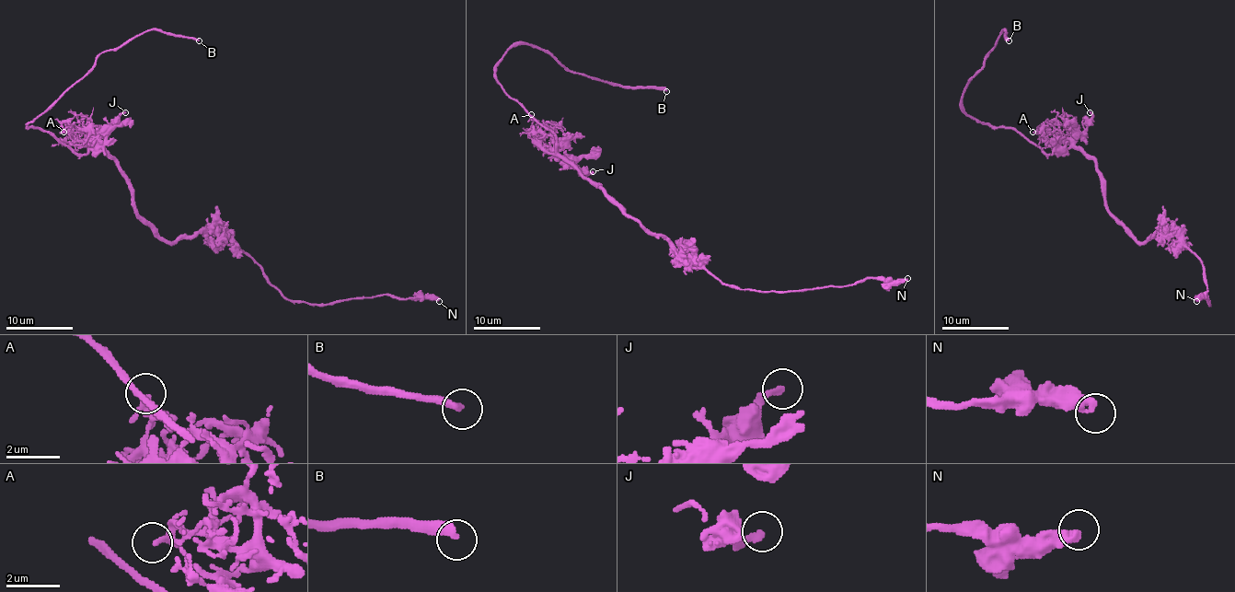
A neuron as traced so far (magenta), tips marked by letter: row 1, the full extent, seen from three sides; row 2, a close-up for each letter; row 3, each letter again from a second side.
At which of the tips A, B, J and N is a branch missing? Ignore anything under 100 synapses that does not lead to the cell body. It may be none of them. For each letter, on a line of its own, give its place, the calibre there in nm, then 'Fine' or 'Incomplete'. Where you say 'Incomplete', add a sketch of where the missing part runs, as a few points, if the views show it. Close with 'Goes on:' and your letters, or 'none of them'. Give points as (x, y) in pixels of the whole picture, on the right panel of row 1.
A: Place: (1033, 132). Thickness 160 nm. Fine
B: Place: (1009, 40). Thickness 360 nm. Incomplete. Course of what is missing: (1009, 40), (1010, 57)
J: Place: (1090, 112). Thickness 240 nm. Fine
N: Place: (1196, 301). Thickness 400 nm. Fine
Goes on: B

